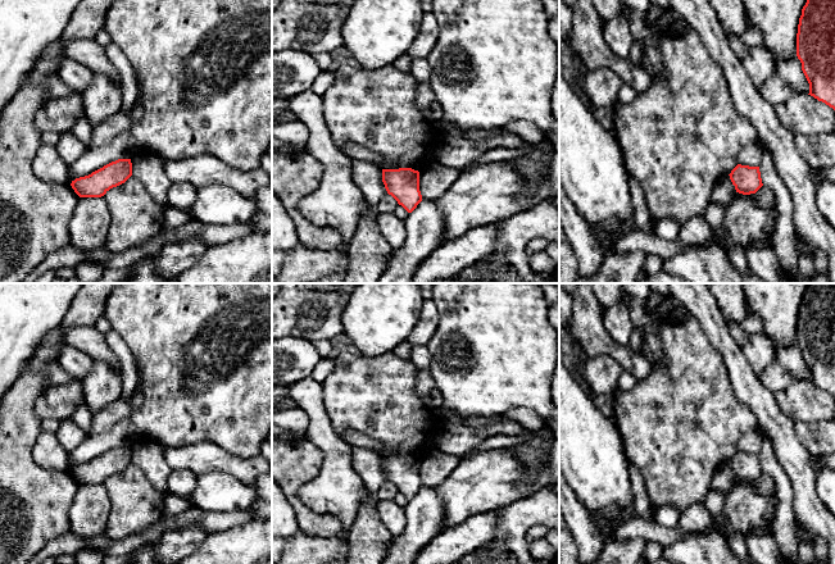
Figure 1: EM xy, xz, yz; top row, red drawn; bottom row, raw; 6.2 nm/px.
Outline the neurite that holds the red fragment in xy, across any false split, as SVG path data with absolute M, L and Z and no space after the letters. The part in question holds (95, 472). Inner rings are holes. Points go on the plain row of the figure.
M118 446L89 463L76 465L71 473L80 485L101 485L110 476L124 470L131 463L131 446Z

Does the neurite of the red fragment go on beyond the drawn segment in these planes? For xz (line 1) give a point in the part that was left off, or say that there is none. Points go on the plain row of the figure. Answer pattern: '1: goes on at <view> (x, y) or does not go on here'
1: does not go on here

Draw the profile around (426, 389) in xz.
M418 369L416 392L425 404L426 410L436 410L443 405L443 397L428 369Z

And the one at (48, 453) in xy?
M41 432L32 449L33 461L50 470L67 472L72 470L69 451L58 441L53 432Z

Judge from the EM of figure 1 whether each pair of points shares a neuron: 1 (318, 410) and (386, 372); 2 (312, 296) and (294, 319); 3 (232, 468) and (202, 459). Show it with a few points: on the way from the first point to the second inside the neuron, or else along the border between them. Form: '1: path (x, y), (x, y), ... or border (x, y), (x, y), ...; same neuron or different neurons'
1: border (321, 383), (325, 412), (336, 435); different neurons
2: path (312, 301), (299, 314); same neuron
3: path (225, 462), (209, 459); same neuron

